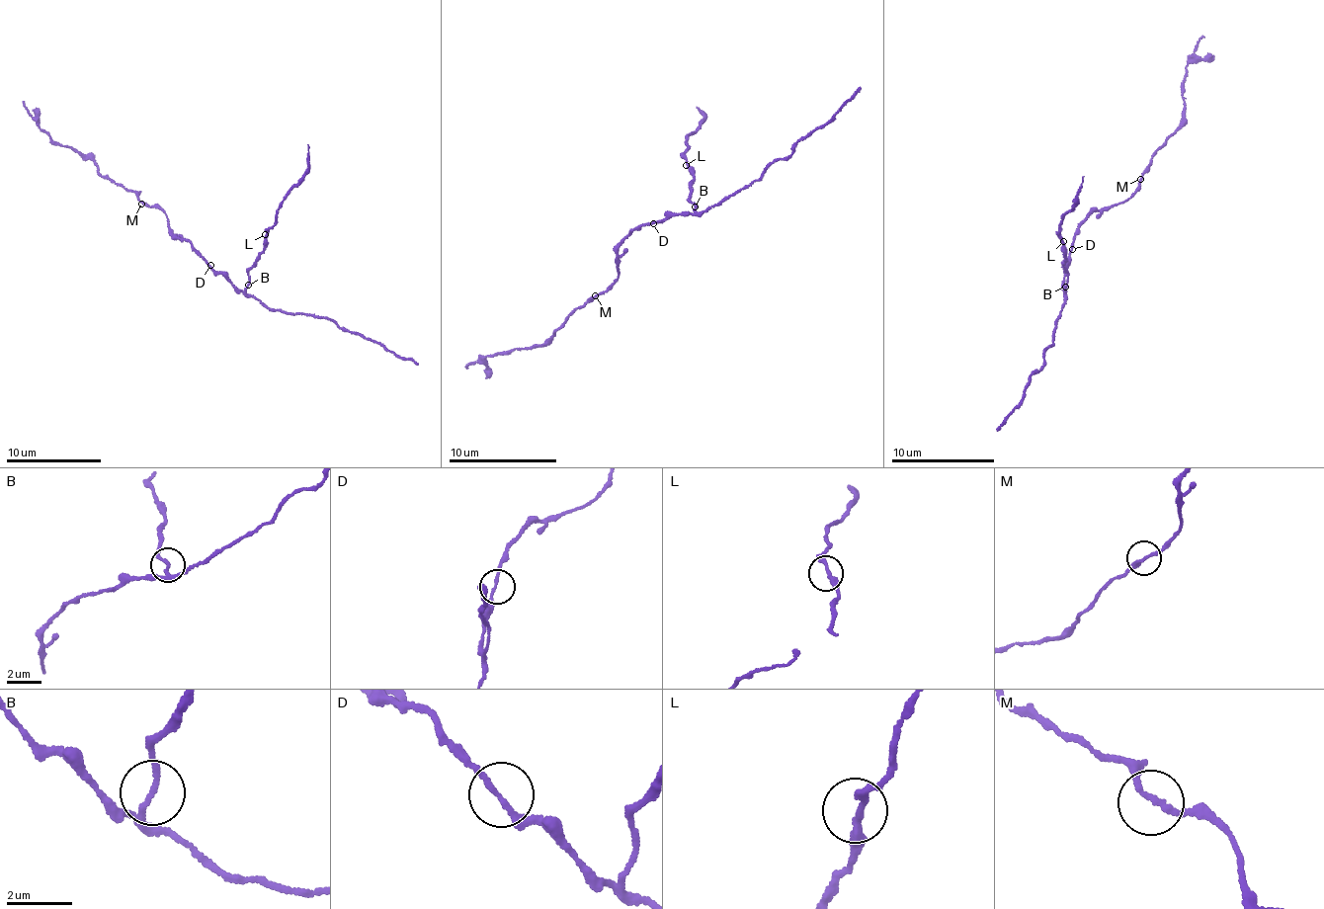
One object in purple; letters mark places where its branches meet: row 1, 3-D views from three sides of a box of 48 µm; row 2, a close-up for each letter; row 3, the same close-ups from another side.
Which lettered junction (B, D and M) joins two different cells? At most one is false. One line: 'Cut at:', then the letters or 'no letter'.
Cut at: no letter

